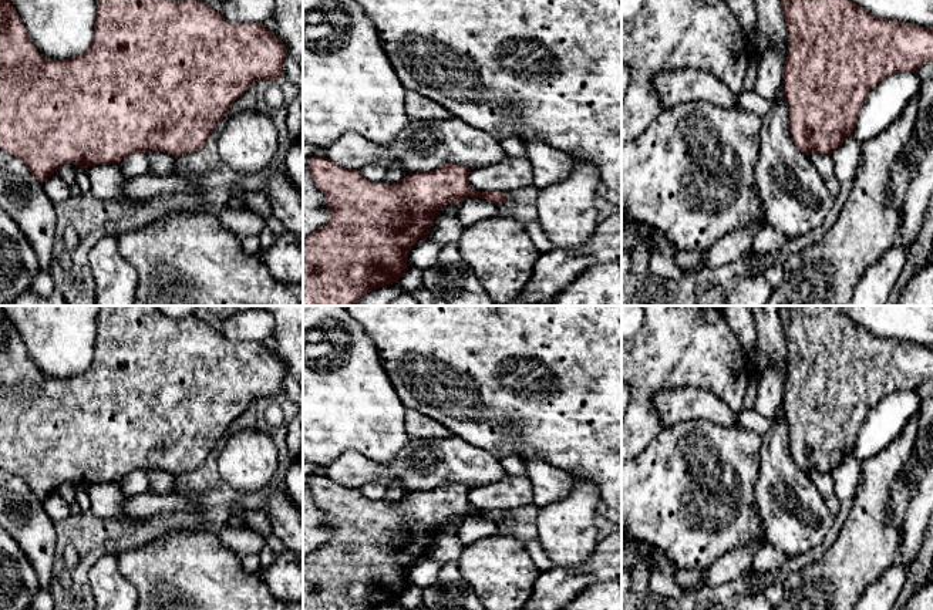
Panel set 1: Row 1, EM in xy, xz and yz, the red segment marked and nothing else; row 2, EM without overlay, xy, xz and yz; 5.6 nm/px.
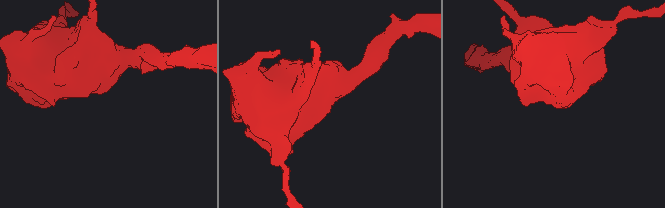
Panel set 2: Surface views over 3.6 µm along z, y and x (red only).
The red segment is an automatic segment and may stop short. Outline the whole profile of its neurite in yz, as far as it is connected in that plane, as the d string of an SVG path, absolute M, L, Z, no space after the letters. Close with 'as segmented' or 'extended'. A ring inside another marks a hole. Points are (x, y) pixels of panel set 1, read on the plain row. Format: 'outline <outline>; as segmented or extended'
outline M781 306L779 307L782 331L787 341L788 350L788 370L787 380L784 384L784 400L782 410L788 421L789 439L788 449L792 454L794 462L799 466L801 471L809 473L816 471L821 473L831 475L846 456L853 455L856 438L863 424L868 412L886 395L895 391L917 391L917 388L929 380L933 380L933 347L924 347L917 343L903 341L897 338L882 338L872 334L865 327L856 324L851 320L843 311L842 306Z; as segmented

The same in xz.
outline M319 472L307 479L314 505L324 512L330 526L329 539L303 559L303 610L373 610L394 603L408 587L408 572L420 557L427 557L432 540L447 522L461 522L471 516L486 518L496 525L506 520L506 512L479 510L469 505L471 488L445 482L432 489L404 495L398 502L370 501L360 489L346 488Z; as segmented

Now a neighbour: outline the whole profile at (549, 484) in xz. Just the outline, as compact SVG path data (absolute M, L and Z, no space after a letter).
M525 459L526 476L533 486L533 503L543 508L565 495L573 486L572 473L542 459Z

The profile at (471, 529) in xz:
M468 516L459 522L457 536L466 546L479 539L498 535L498 525L486 518Z

